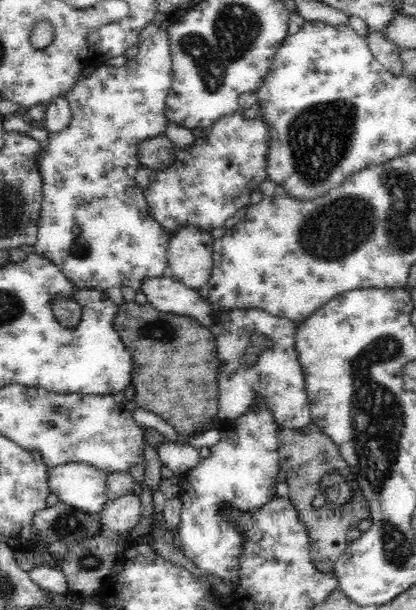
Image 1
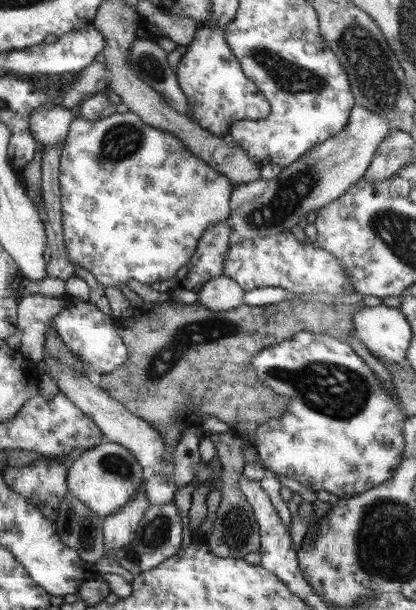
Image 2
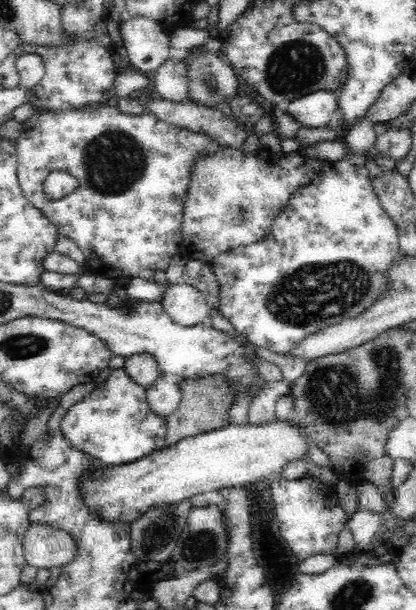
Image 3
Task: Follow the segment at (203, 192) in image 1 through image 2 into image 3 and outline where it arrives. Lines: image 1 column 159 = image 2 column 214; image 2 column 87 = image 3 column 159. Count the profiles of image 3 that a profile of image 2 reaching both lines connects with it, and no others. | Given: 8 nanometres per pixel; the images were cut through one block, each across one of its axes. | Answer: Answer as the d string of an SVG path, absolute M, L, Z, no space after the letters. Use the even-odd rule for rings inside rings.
M98 104L64 113L38 111L21 124L22 132L15 140L17 177L21 190L36 208L43 210L60 235L78 245L84 253L83 268L86 272L113 279L130 276L152 280L156 270L166 272L174 254L184 253L181 246L182 206L192 164L204 152L212 156L226 147L218 145L209 136L186 131L152 114L132 116ZM54 170L69 172L79 184L70 194L49 200L44 197L44 179Z

